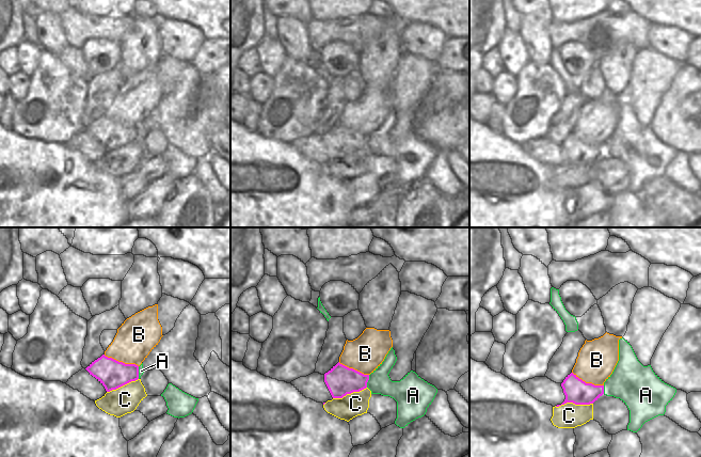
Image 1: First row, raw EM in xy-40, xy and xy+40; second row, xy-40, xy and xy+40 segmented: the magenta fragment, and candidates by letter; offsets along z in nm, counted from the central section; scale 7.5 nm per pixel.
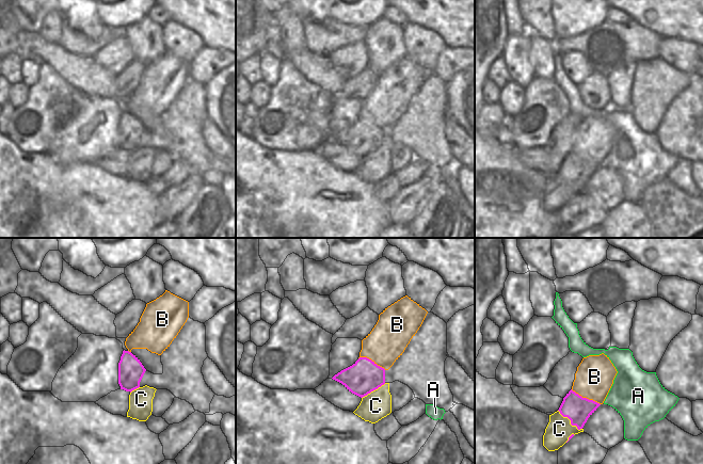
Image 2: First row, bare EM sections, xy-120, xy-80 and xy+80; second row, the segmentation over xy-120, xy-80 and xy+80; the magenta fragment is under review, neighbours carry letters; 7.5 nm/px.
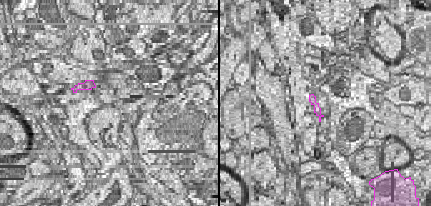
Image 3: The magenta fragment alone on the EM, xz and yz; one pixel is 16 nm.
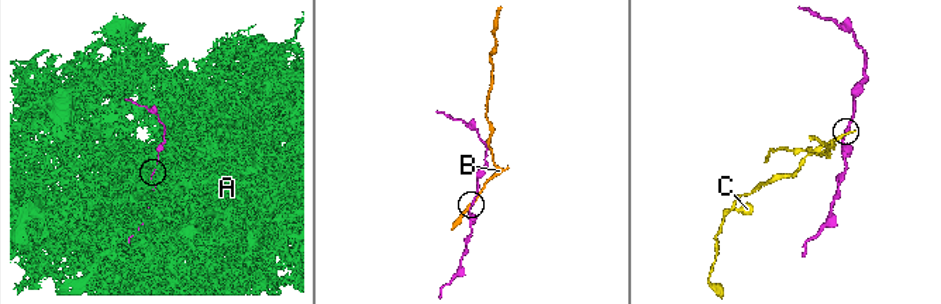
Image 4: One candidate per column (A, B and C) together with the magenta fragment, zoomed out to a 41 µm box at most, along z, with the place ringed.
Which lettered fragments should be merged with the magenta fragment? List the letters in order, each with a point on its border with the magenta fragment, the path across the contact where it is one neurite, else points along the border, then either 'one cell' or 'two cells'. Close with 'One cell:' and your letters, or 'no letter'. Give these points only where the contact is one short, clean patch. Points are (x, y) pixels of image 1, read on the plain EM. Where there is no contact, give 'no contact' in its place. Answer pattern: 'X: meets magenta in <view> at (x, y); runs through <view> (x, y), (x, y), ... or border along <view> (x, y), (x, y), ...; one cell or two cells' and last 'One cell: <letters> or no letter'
A: meets magenta in xy at (367, 142); two cells
B: meets magenta in xy-40 at (121, 123); two cells
C: meets magenta in xy+40 at (573, 163); two cells
One cell: no letter

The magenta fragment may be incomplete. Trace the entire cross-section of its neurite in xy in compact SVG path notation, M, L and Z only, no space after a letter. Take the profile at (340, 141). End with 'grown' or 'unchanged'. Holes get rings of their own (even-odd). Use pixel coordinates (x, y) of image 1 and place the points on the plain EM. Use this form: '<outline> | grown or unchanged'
M339 123L324 135L324 143L333 159L342 159L347 155L367 148L369 136L349 129Z | unchanged

